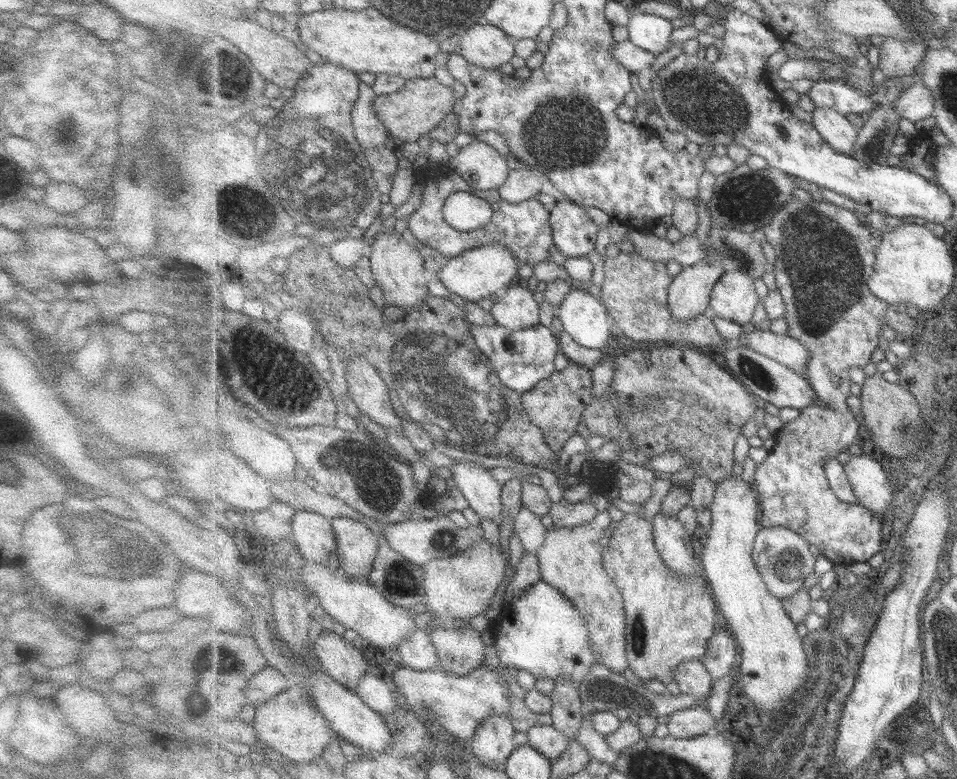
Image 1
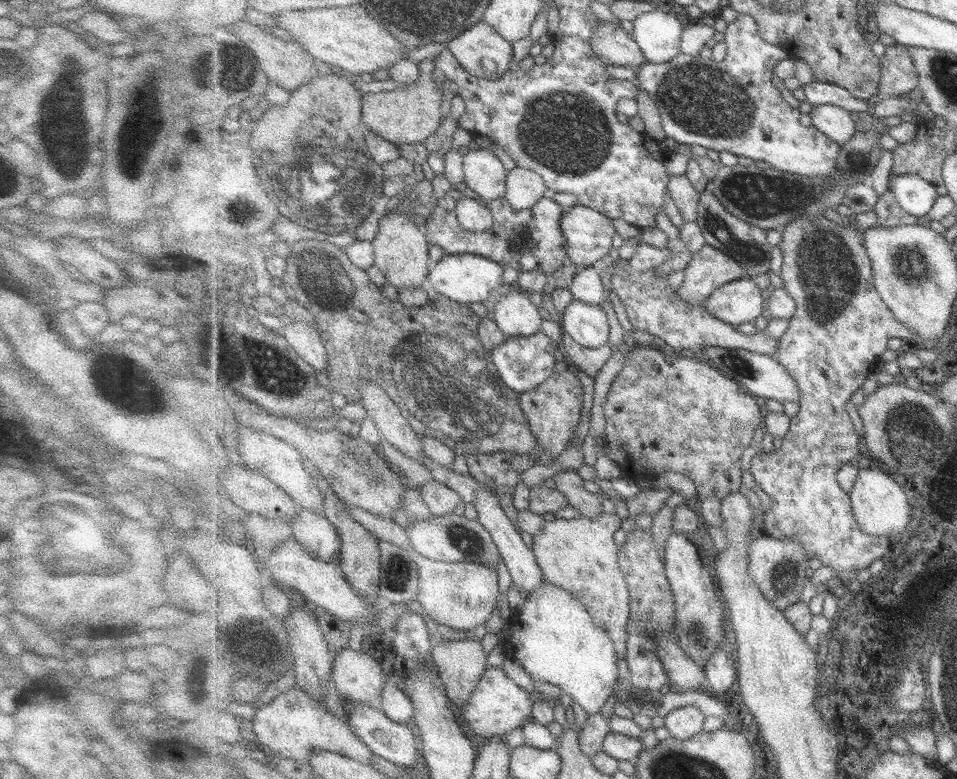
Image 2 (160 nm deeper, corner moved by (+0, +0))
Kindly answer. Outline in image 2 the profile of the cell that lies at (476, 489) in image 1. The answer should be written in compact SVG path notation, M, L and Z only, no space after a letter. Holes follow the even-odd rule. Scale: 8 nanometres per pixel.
M489 488L489 491L487 491L487 489L481 489L481 491L477 493L477 499L475 499L473 505L478 513L477 520L490 531L490 535L498 546L499 552L502 554L503 562L512 578L512 583L515 584L515 587L517 587L522 594L526 594L526 596L529 597L530 594L533 594L546 582L545 576L543 576L543 572L541 572L541 568L539 564L537 564L534 550L523 542L519 530L515 528L515 524L511 522L511 518L505 513L494 490L491 490L491 488Z

